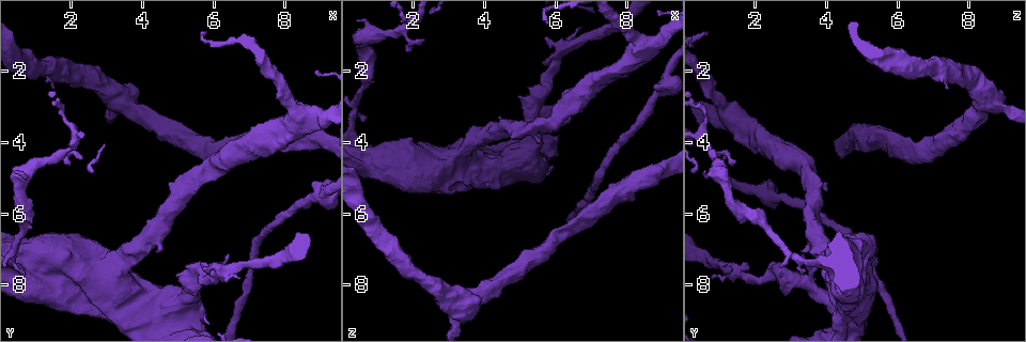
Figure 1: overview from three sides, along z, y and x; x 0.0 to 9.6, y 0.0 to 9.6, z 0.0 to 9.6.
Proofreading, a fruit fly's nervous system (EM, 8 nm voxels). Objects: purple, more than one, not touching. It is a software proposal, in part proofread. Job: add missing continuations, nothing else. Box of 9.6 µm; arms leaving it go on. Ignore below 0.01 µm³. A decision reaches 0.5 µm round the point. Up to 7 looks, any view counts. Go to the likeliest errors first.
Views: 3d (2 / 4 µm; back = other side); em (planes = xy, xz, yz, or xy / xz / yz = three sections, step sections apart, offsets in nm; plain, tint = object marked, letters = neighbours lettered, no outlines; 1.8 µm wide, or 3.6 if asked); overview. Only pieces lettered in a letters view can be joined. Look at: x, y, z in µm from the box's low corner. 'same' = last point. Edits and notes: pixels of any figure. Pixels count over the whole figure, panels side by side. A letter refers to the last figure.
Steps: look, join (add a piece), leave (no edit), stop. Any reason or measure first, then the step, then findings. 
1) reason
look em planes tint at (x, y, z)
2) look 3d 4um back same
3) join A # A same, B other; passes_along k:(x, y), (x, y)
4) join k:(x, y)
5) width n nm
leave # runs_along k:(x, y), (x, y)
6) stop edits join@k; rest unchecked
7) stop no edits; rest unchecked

stops while still wide
look em yz step 4 letters at (4.40, 7.05, 3.35)

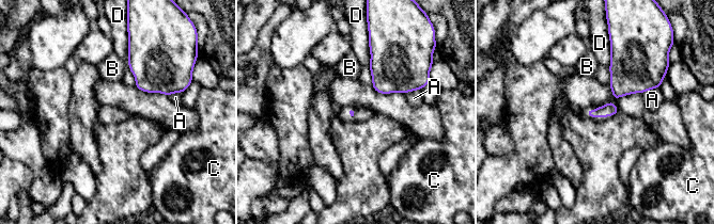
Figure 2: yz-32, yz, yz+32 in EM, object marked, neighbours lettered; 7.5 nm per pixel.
look em xz step 4 letters same

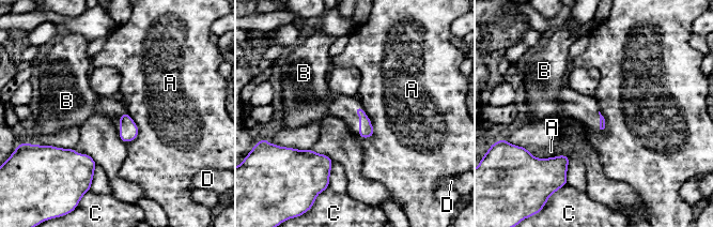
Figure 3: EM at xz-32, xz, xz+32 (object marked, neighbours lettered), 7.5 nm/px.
longest_contact A 240 nm
leave # A other, B other, C other, D other; border 3:(361, 107), (373, 129), (369, 138); no lettered piece goes on from it

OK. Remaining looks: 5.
a fork
look 3d 2um back at (6.10, 7.60, 1.45)

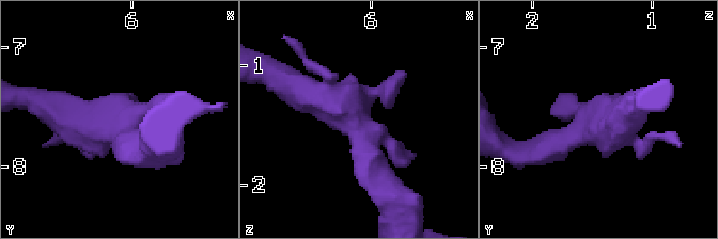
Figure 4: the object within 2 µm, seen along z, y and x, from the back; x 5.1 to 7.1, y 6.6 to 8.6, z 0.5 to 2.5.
shape alone is not enough
look em planes letters at (6.12, 7.66, 1.48)

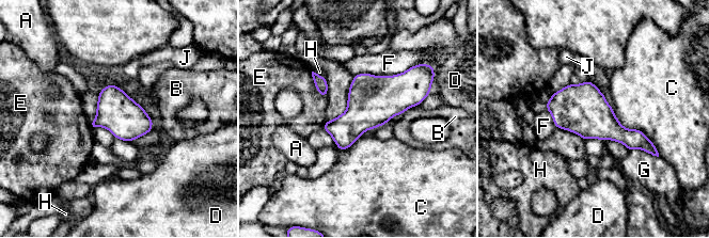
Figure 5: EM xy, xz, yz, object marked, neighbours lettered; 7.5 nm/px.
leave # A other, B other, C other, D other, E other, F other, G other, H other, J other; border 5:(612, 108), (659, 156); no lettered piece goes on from it

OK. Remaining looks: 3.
abrupt turn
look 3d 4um back at (5.35, 8.55, 4.55)

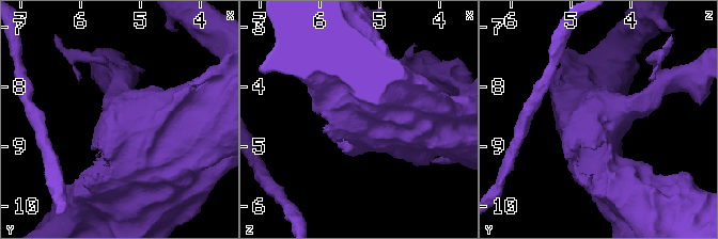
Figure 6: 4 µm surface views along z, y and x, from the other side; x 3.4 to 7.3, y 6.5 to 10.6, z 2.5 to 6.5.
shape alone is not enough
look em 3.6um yz step 16 tint at (5.40, 8.50, 4.55)

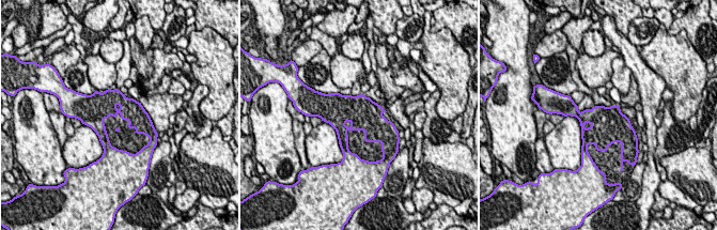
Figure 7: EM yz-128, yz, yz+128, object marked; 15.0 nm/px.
another direction
look em 3.6um planes letters same

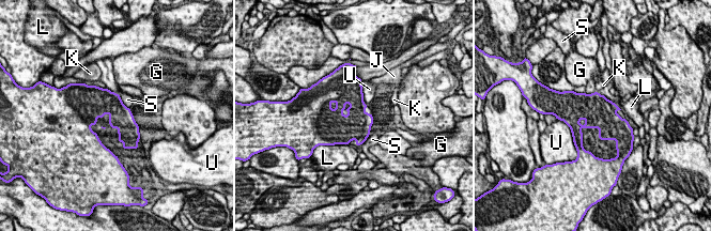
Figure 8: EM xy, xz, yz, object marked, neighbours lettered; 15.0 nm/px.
leave # G other, J other, K other, L other, S other, U other; border 8:(119, 94), (122, 102), (128, 108); none of them fits

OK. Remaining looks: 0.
stop no edits; rest unchecked

